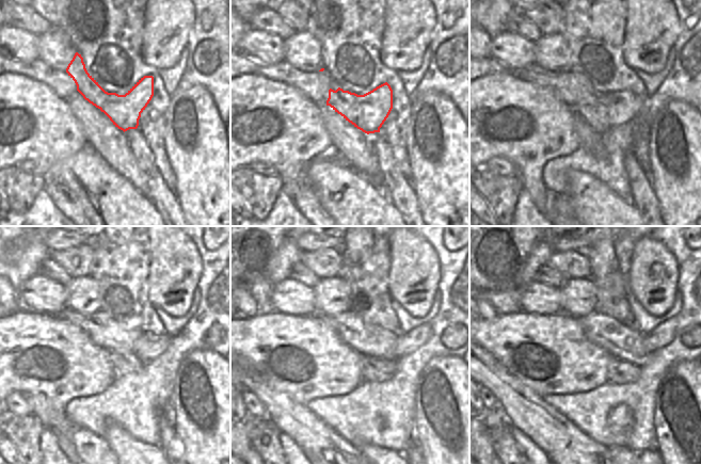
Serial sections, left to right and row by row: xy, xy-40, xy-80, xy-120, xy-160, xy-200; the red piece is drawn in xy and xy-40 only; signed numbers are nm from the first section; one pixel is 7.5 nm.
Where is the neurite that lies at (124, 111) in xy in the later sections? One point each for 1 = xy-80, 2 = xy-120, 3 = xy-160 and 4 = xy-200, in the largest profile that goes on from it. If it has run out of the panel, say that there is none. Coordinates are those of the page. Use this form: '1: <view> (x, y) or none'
1: xy-80 (612, 109)
2: xy-120 (147, 347)
3: xy-160 (377, 369)
4: xy-200 (619, 371)

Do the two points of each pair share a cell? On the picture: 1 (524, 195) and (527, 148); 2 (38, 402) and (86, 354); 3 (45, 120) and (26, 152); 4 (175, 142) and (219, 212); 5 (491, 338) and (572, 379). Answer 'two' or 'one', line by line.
1: two
2: two
3: one
4: one
5: one

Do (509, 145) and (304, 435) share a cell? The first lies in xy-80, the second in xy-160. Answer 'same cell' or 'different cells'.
different cells

